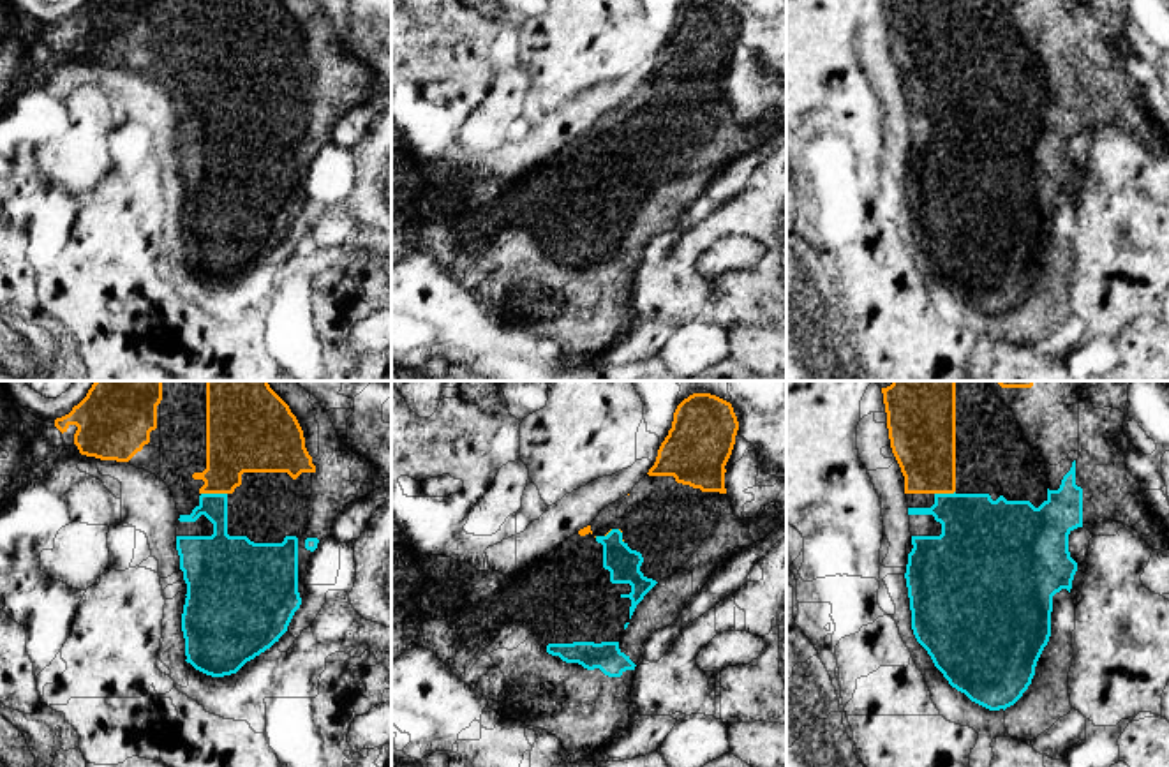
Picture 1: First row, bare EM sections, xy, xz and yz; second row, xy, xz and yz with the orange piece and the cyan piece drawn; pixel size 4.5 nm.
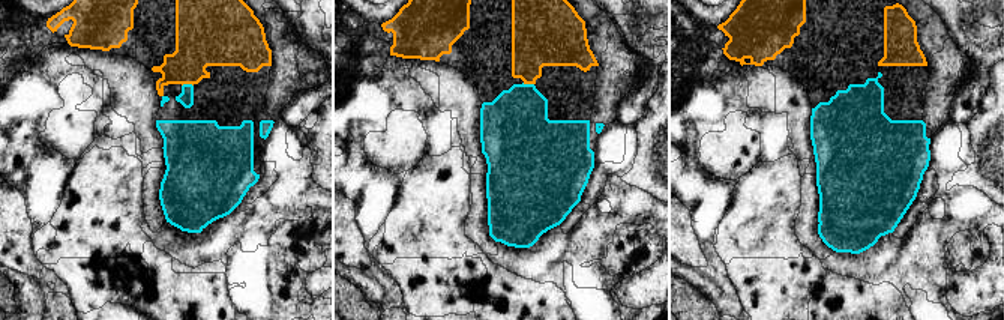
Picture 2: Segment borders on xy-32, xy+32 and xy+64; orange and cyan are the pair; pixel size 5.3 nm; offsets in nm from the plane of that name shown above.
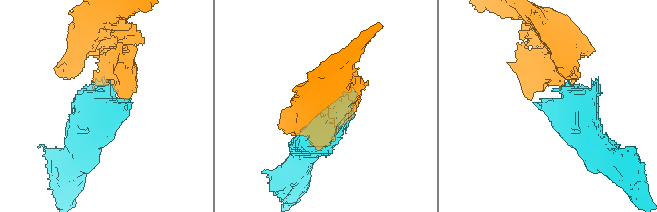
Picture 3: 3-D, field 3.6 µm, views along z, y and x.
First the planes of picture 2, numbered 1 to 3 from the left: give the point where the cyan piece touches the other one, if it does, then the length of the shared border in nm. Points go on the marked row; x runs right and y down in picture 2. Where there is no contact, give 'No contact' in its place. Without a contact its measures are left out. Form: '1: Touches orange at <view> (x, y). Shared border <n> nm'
1: Touches orange at xy-32 (186, 83). Shared border 60 nm
2: Touches orange at xy+32 (529, 83). Shared border 60 nm
3: No contact

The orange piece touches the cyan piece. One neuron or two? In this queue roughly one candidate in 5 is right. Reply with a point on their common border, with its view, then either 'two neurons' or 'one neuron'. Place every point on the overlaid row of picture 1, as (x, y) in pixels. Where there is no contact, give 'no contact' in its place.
meets orange in xy at (214, 492); one neuron

